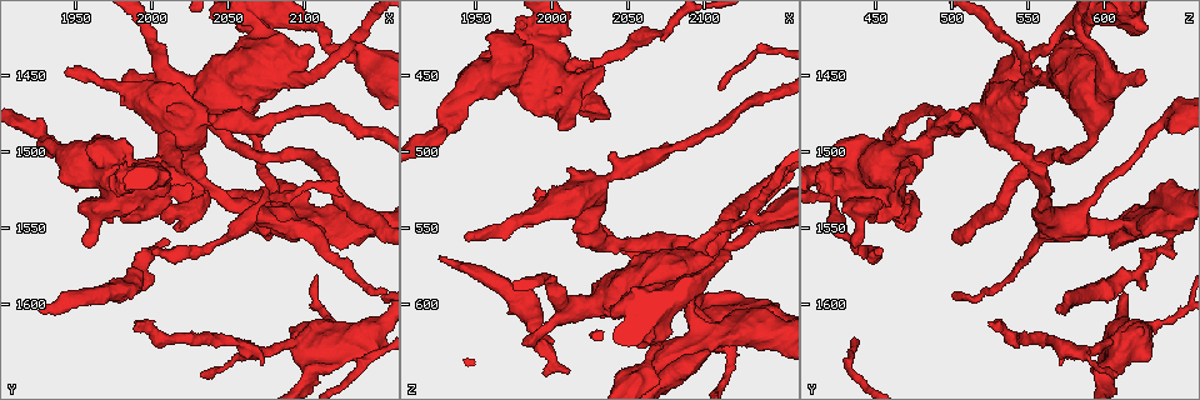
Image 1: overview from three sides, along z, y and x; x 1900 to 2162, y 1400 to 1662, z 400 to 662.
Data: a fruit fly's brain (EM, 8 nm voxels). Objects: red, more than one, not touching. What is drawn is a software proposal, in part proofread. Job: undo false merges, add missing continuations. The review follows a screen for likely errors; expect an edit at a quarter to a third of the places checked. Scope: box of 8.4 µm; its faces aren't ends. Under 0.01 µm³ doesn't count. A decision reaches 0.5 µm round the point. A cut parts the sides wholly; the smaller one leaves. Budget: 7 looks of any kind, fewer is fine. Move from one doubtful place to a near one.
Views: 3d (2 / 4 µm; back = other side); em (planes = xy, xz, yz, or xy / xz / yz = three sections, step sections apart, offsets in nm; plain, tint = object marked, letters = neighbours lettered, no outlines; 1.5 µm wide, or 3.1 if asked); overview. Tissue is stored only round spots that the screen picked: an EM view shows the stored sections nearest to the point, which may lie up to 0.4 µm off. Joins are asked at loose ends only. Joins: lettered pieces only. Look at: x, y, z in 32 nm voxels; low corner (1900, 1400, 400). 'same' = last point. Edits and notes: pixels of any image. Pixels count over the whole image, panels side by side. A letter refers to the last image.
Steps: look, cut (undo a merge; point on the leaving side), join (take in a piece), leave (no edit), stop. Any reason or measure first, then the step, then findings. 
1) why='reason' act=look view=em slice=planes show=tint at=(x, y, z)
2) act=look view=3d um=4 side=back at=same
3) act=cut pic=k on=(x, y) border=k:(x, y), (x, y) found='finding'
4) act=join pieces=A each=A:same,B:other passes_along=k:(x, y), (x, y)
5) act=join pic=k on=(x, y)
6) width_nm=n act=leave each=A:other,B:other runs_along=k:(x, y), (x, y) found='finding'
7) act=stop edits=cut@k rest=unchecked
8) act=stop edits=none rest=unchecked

why='an open end' act=look view=3d um=2 at=(2000, 1564, 452)

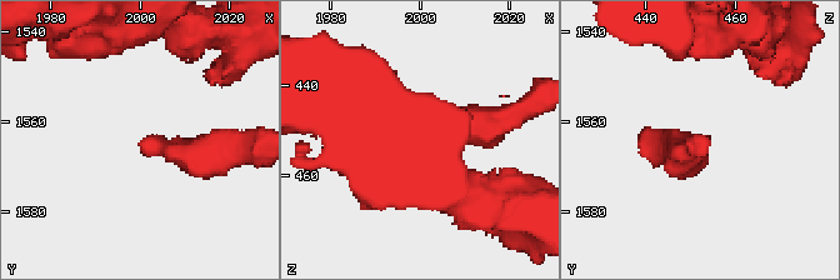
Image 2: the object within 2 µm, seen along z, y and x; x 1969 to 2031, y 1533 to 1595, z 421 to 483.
why='shape alone is not enough' act=look view=em slice=xy step=4 show=letters at=(1999, 1564, 451)

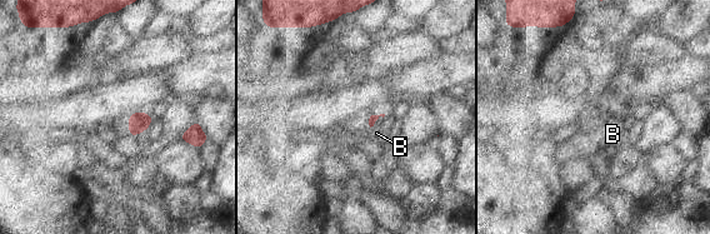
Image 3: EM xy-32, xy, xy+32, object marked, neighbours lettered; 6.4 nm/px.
why='another direction' act=look view=em slice=planes show=letters at=same

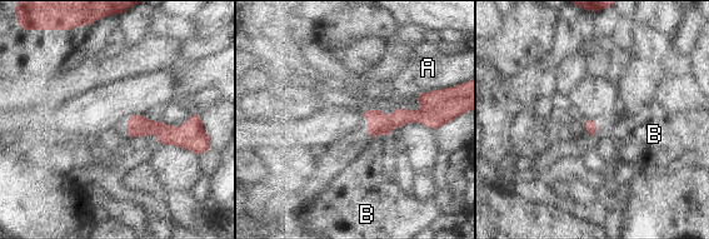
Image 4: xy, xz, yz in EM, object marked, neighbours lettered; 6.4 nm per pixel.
act=leave each=A:other,B:other border=4:(382, 134), (370, 138) found='no lettered piece goes on from it'

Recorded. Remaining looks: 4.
why='an open end' act=look view=em slice=xz step=8 show=tint at=(1944, 1448, 558)

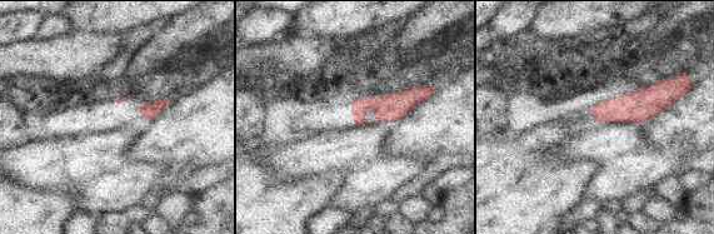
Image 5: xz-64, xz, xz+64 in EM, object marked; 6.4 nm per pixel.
act=look view=em slice=planes show=letters at=same

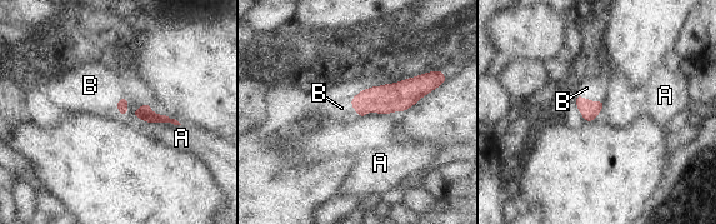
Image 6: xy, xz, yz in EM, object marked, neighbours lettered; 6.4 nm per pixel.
act=join pieces=B each=A:other,B:same found='the cell continues'

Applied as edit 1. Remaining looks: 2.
why='free end' act=look view=em slice=planes show=letters at=(1926, 1604, 570)

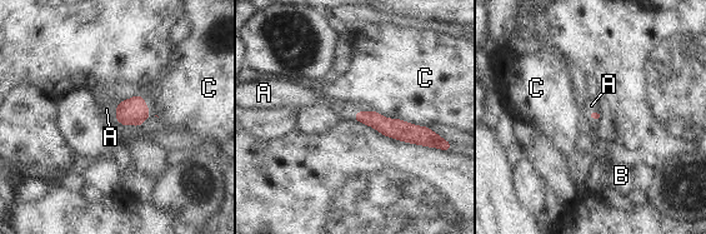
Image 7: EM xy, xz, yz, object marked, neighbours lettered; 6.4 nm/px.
longest_contact=C:380nm act=join pieces=A each=A:same,B:other,C:other passes_along=7:(134, 110), (115, 113), (106, 109) found='the cell continues'

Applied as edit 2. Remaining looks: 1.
act=stop edits=join@6,join@7 rest=unchecked

